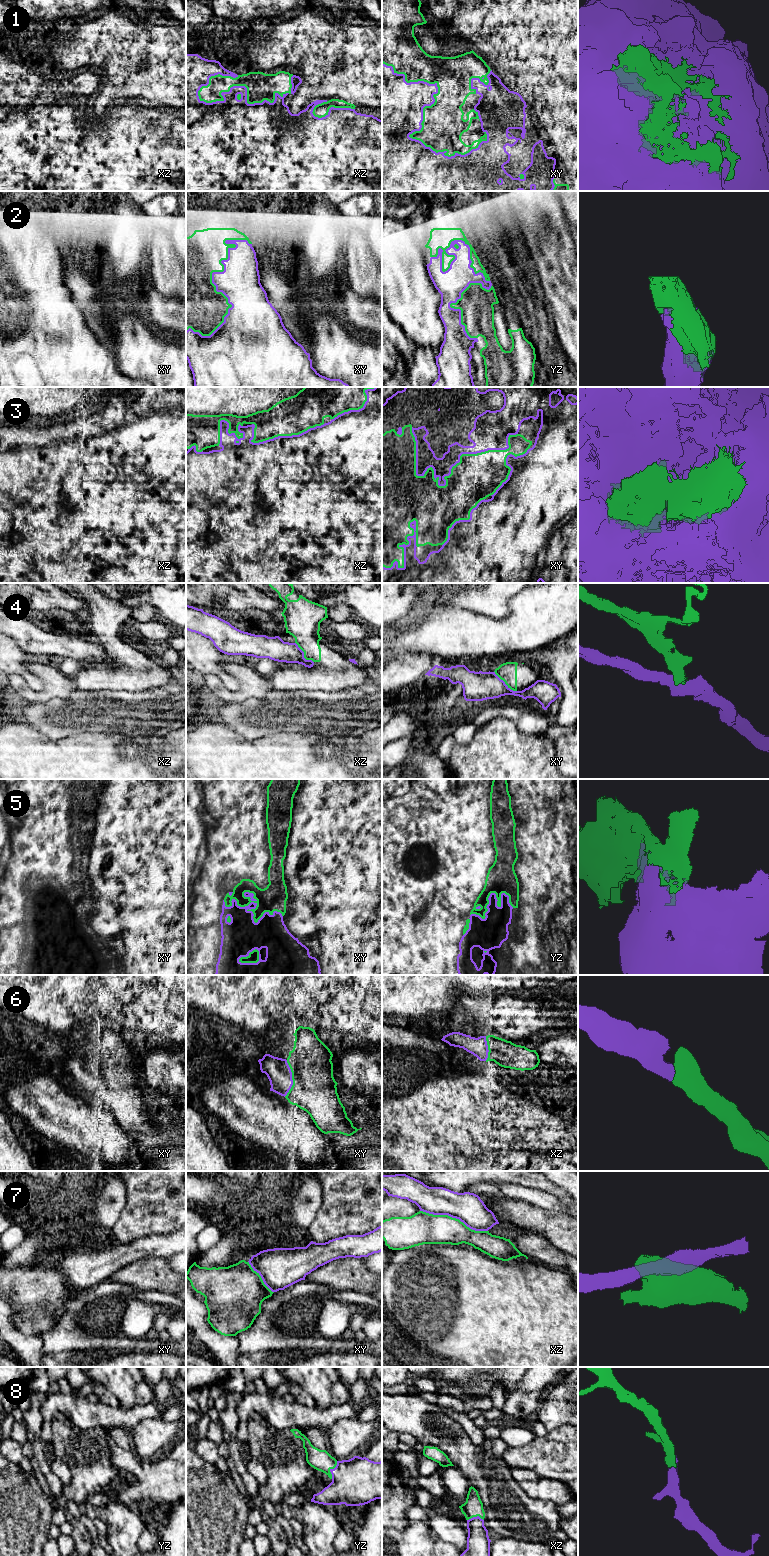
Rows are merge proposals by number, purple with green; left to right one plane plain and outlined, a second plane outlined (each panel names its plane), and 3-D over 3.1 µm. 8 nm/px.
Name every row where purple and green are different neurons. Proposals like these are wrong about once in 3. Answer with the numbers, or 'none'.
4, 7

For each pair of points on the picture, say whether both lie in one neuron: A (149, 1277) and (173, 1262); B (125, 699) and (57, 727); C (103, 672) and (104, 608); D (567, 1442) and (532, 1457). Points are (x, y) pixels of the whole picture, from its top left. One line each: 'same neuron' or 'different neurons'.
A: different neurons
B: same neuron
C: same neuron
D: same neuron

